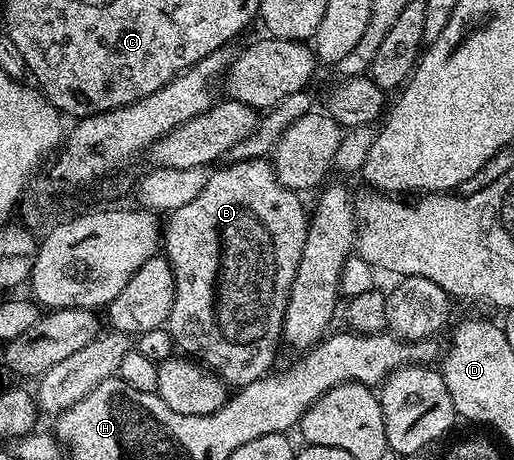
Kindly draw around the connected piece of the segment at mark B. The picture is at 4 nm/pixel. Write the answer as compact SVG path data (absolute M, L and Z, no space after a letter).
M267 158L246 160L241 163L229 163L220 165L213 170L212 176L202 191L186 205L171 212L167 216L162 227L162 254L168 260L174 273L176 282L176 296L174 297L174 309L170 309L170 317L166 324L166 330L172 334L173 344L180 347L185 356L199 361L209 371L220 376L229 388L239 389L250 385L254 381L263 379L265 375L273 370L272 362L276 359L276 350L282 347L282 336L284 334L284 314L290 297L292 282L298 269L298 261L302 257L302 249L306 245L306 233L308 232L309 212L304 211L304 203L297 192L286 189L282 181L278 181L275 166Z

